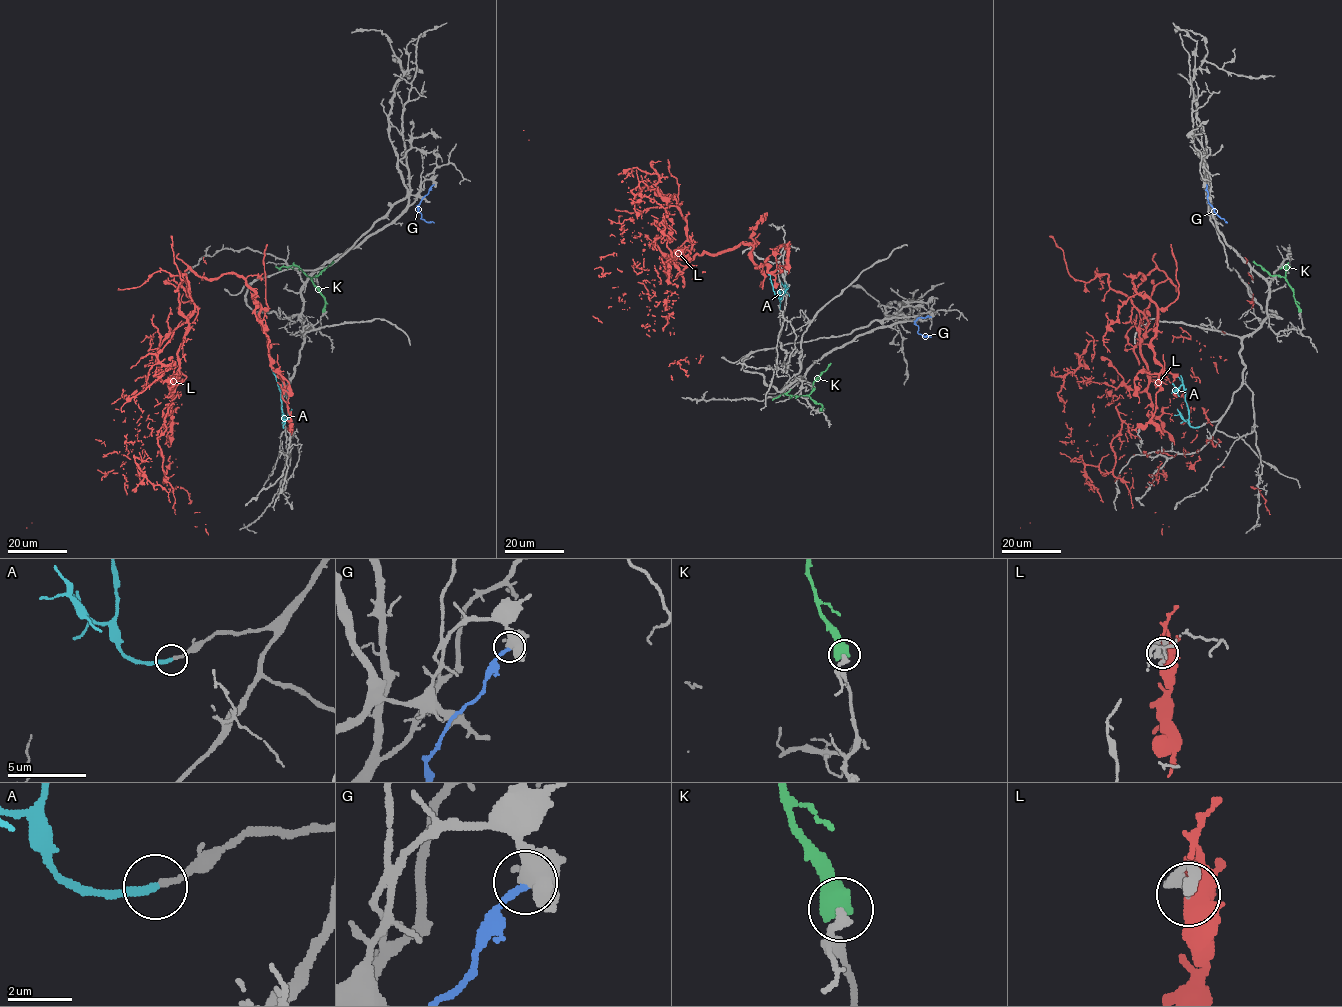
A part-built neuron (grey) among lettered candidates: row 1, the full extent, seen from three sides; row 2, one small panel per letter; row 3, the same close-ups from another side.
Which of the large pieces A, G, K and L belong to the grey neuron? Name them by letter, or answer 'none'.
A

